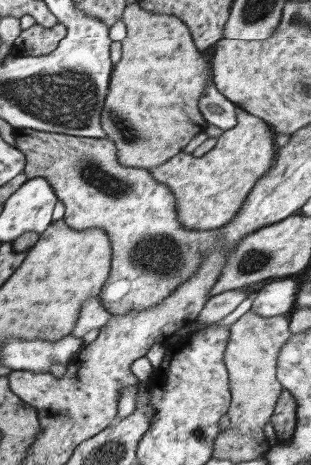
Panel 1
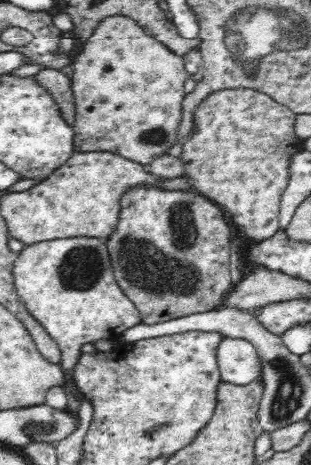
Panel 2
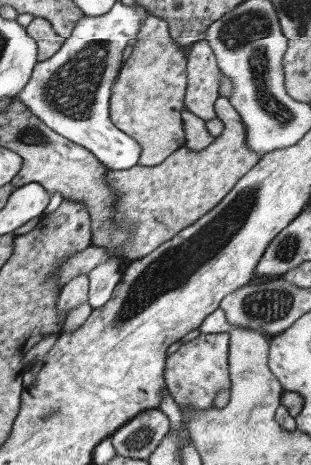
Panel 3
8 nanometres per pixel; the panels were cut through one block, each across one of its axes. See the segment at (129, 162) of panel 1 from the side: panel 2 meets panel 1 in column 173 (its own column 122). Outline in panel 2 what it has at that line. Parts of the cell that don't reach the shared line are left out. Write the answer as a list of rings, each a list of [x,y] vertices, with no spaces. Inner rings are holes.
[[[122,16],[106,18],[94,30],[90,42],[84,44],[82,52],[74,58],[72,90],[78,108],[78,118],[72,126],[74,152],[112,152],[130,158],[142,166],[146,166],[154,156],[168,154],[168,148],[178,144],[174,142],[174,136],[180,124],[182,100],[188,94],[184,88],[184,82],[188,78],[190,74],[184,68],[182,56],[174,54],[158,40],[146,36],[142,26]]]

